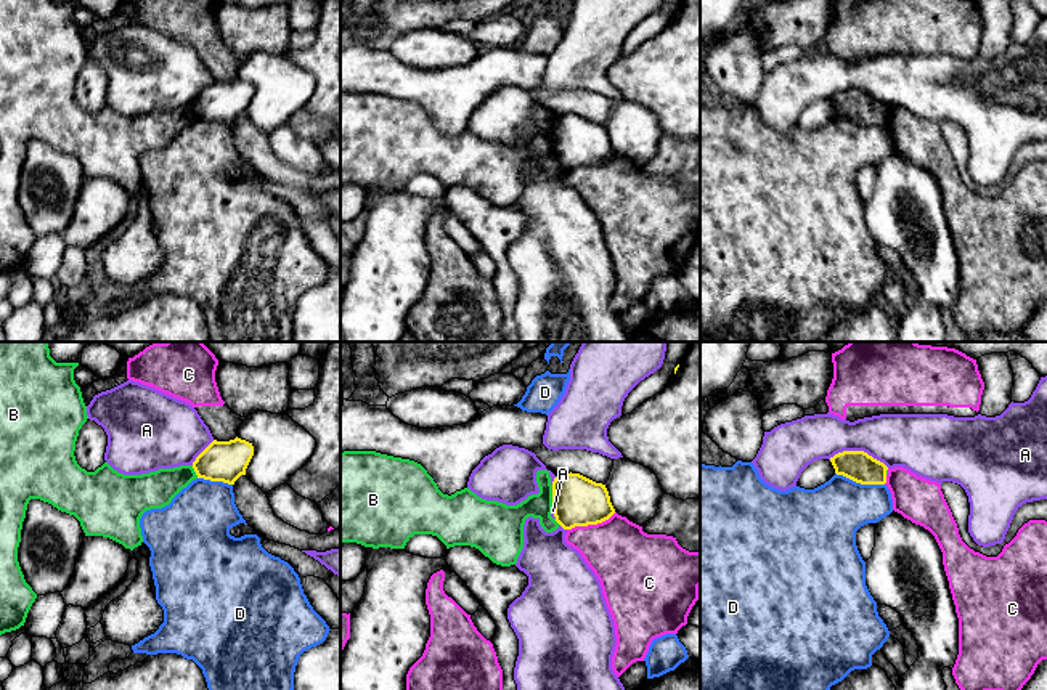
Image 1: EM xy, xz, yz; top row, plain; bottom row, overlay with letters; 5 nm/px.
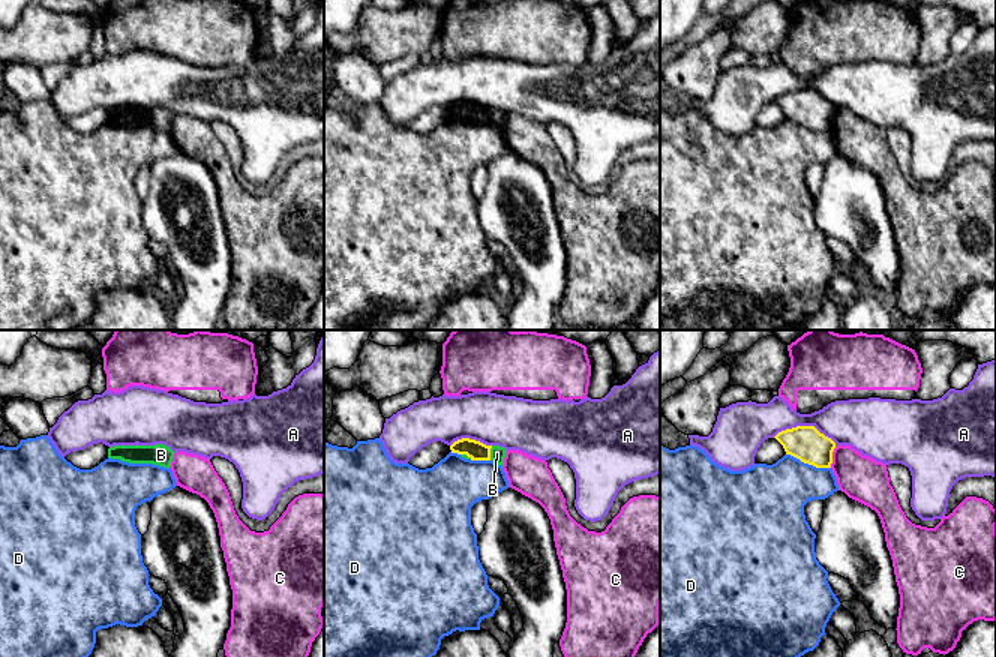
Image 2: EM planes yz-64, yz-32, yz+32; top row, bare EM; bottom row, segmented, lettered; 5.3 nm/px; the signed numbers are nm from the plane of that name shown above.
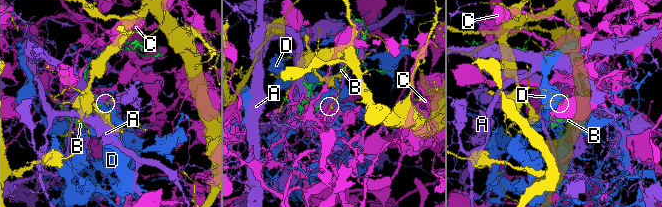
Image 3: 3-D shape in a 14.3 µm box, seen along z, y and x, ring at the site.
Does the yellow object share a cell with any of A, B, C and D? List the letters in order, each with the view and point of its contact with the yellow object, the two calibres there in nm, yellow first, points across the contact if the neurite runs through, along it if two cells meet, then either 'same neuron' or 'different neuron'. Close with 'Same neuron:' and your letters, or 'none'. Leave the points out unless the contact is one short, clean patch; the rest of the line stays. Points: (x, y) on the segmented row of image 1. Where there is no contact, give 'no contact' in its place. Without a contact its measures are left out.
A: yz (859, 451) | 160/280 nm | different neuron
B: xz (553, 498) | 260/150 nm | along xz (551, 485), (553, 509) | different neuron
C: xz (591, 523) | 260/340 nm | different neuron
D: yz (859, 482) | 160/320 nm | different neuron
Same neuron: none

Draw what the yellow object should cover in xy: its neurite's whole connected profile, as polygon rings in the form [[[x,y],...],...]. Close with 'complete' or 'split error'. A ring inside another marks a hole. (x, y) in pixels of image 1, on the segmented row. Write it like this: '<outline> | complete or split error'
[[[234,438],[230,441],[214,440],[193,462],[198,478],[210,481],[234,481],[246,475],[246,469],[254,456],[252,443]]] | complete

